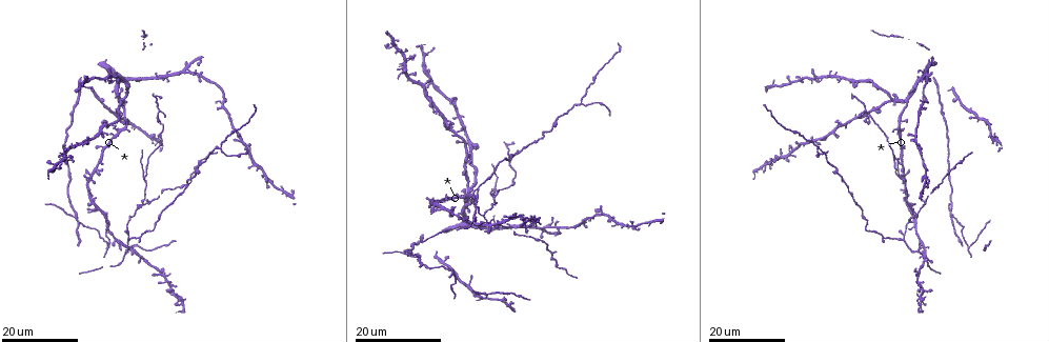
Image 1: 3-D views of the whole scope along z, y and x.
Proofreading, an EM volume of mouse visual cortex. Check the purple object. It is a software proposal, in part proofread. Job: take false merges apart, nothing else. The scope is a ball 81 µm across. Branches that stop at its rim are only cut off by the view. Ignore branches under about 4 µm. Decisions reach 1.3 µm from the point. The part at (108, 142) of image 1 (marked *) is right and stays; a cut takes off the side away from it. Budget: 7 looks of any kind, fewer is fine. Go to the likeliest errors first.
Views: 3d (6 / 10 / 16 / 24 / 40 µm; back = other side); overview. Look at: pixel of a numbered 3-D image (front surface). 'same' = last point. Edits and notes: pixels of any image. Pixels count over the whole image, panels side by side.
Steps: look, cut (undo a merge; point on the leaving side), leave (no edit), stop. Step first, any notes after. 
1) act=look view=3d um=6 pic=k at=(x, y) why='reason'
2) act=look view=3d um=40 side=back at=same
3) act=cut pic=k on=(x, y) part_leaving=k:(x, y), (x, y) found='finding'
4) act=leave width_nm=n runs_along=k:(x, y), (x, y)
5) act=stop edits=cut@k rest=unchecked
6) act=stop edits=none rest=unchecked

act=look view=3d um=24 pic=1 at=(76, 215) why='four-way junction'

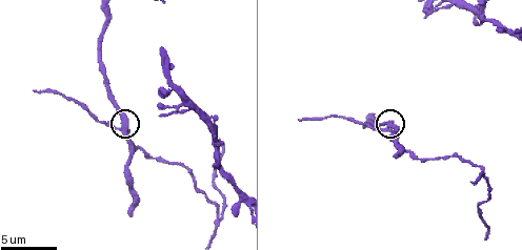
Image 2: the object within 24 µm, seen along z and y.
act=look view=3d um=6 pic=2 at=(388, 130)

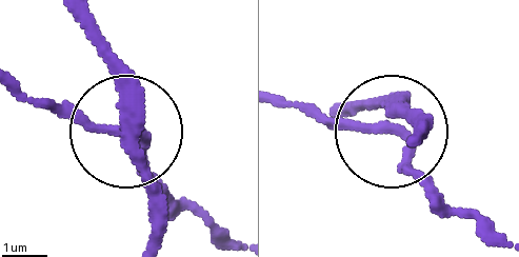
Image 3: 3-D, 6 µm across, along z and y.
act=leave runs_along=3:(76, 23), (114, 80), (159, 235) found='continuous, no second neuron'

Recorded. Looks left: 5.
act=look view=3d um=24 pic=1 at=(920, 248) why='three arms meet'

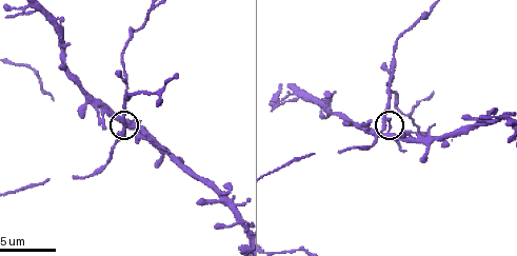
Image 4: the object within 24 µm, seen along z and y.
act=look view=3d um=10 pic=4 at=(388, 132)

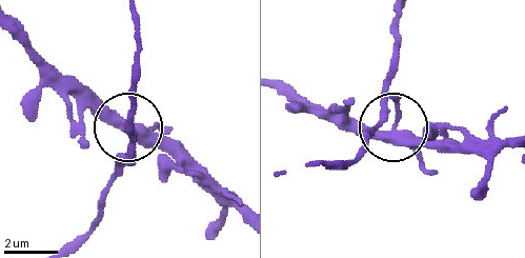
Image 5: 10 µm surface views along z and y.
act=leave side_arm_um=28 runs_along=5:(15, 31), (109, 112), (182, 143) found='continuous, no second neuron'

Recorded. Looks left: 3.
act=look view=3d um=10 pic=4 at=(145, 25) why='three arms meet'

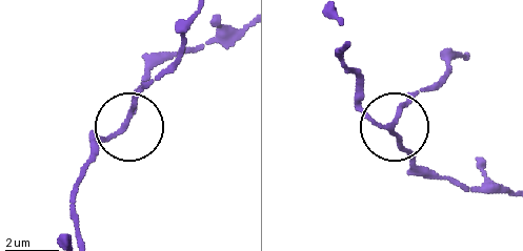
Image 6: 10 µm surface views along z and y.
act=leave arms=3 found='all the same neuron'

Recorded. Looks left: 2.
act=stop edits=none rest=unchecked

